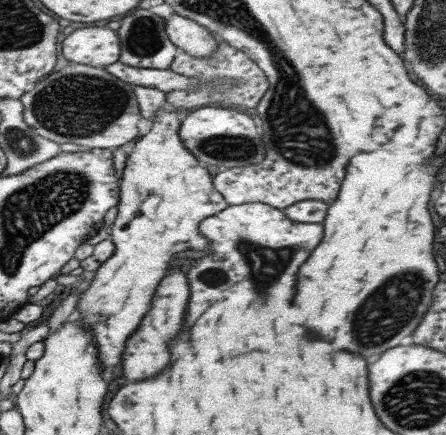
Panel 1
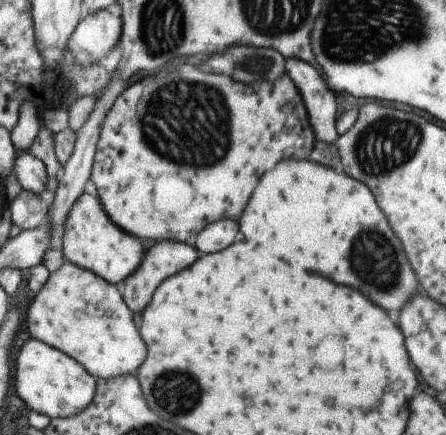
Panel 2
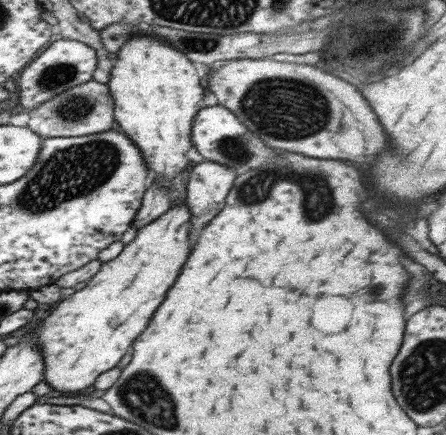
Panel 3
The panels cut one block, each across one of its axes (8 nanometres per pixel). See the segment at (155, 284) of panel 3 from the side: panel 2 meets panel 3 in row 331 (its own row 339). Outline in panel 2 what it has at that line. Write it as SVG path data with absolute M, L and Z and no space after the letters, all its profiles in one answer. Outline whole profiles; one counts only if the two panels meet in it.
M63 264L59 270L49 274L49 280L45 286L35 294L27 318L25 328L29 330L33 340L45 342L63 354L71 356L75 362L79 362L95 380L115 380L117 376L133 376L141 364L147 360L147 348L145 340L139 334L139 328L133 324L133 312L127 308L123 296L117 292L115 284L101 280L97 274L79 268L75 264Z

